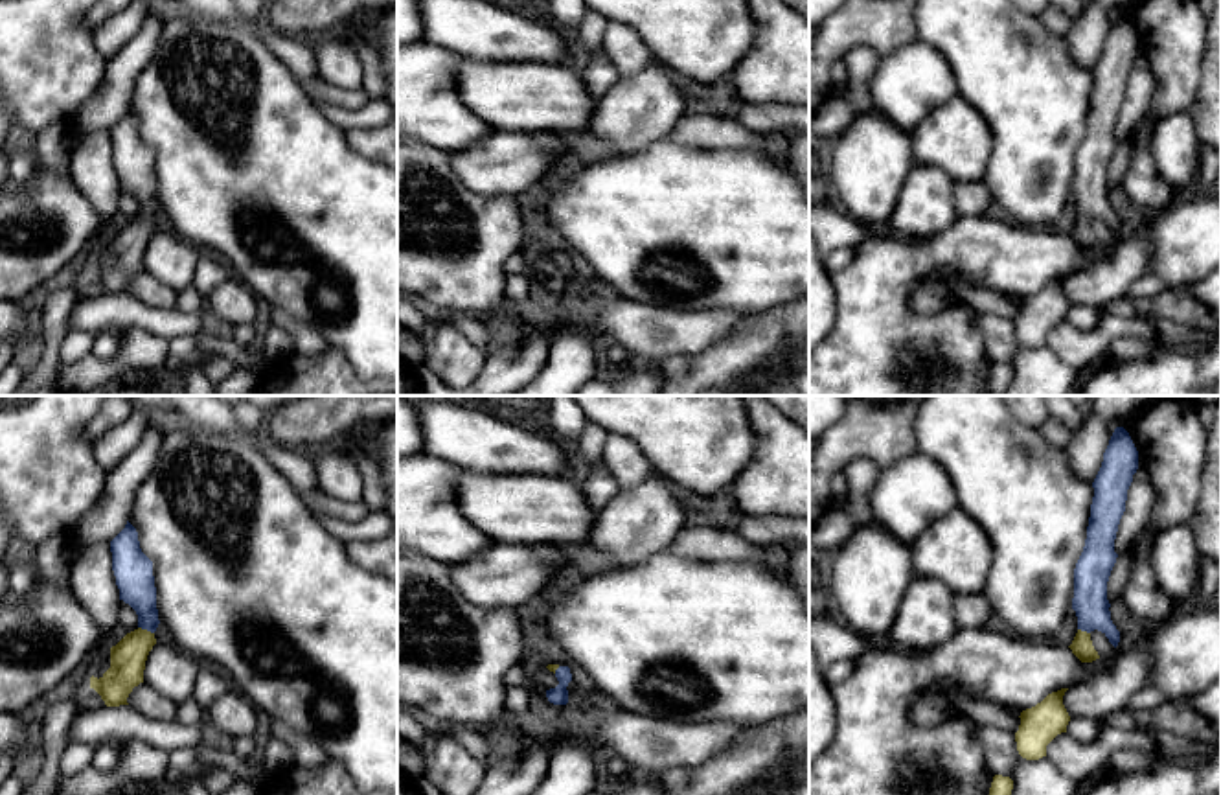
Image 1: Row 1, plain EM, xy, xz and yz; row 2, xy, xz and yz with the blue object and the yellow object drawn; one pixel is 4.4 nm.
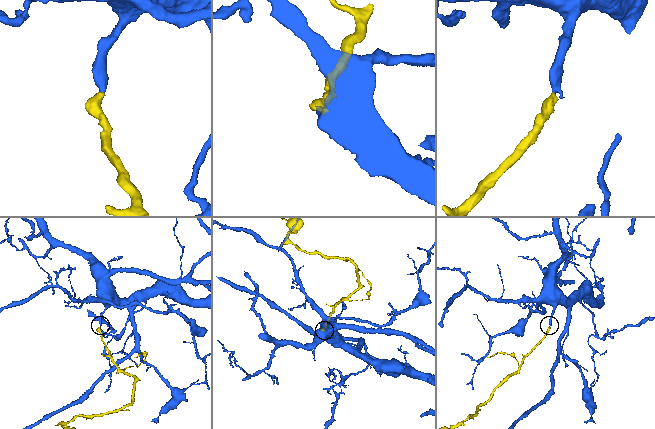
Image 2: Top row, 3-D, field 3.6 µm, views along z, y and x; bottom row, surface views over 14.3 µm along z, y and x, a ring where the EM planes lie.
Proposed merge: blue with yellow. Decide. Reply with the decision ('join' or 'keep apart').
join

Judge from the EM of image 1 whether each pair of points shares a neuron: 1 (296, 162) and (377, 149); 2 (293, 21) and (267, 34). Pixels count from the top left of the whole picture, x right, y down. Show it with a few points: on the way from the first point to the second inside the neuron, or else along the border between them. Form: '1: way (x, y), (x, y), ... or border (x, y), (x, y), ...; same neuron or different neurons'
1: border (344, 131), (346, 142), (355, 151), (377, 162); different neurons
2: border (263, 23), (296, 39); different neurons

